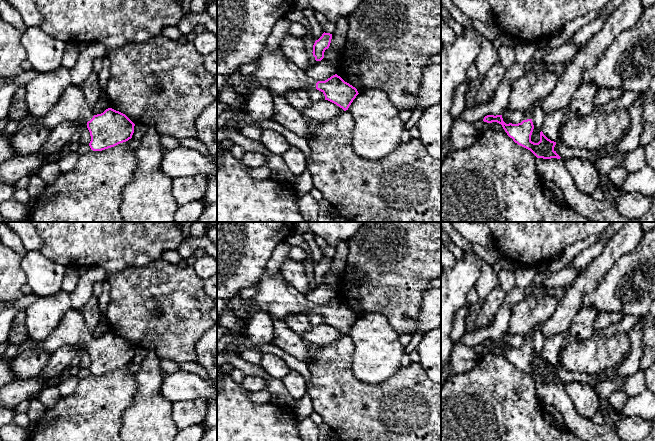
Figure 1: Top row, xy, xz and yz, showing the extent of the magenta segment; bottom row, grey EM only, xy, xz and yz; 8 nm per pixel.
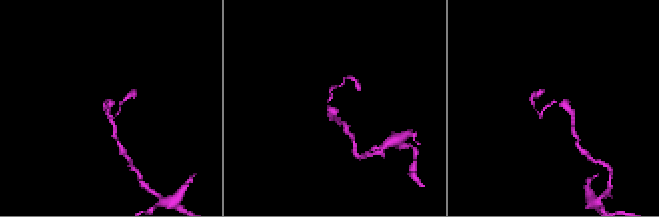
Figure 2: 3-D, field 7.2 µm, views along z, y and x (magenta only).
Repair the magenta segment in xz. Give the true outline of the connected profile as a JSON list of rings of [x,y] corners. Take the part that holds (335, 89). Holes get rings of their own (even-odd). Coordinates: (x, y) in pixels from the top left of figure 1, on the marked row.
[[[265,48],[255,63],[257,70],[252,76],[253,84],[268,88],[272,93],[285,97],[290,90],[321,91],[328,100],[344,111],[359,94],[357,89],[337,74],[325,81],[316,82],[306,72],[296,67],[281,51]]]

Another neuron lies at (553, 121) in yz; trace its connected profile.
[[[558,109],[545,115],[541,131],[551,141],[559,141],[560,128],[568,116],[567,109]]]

